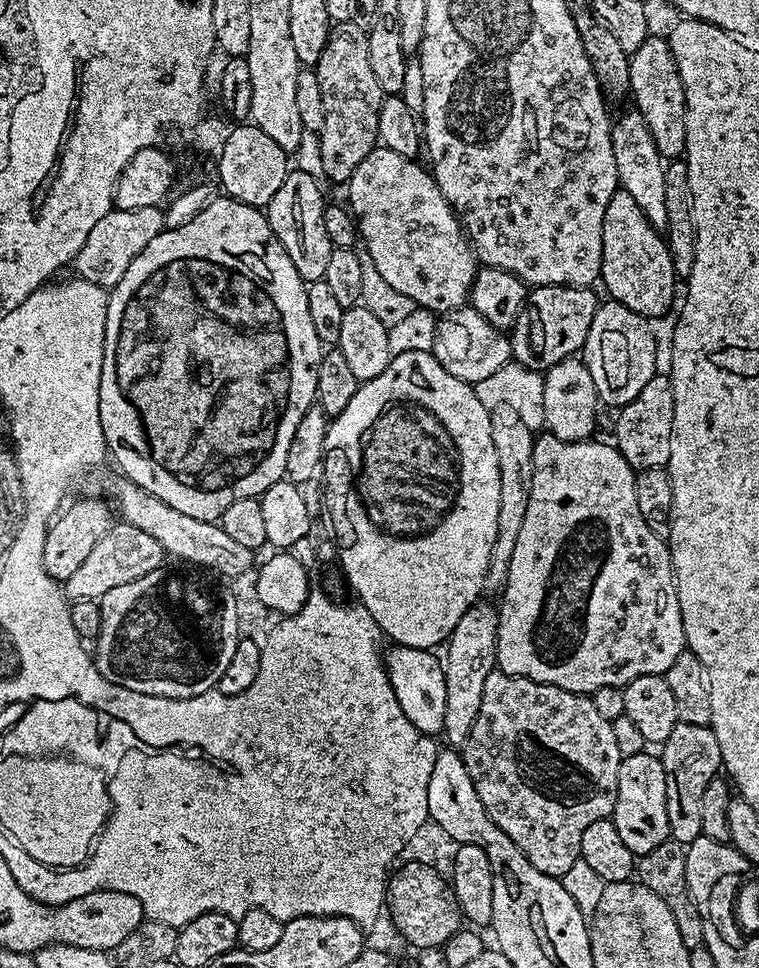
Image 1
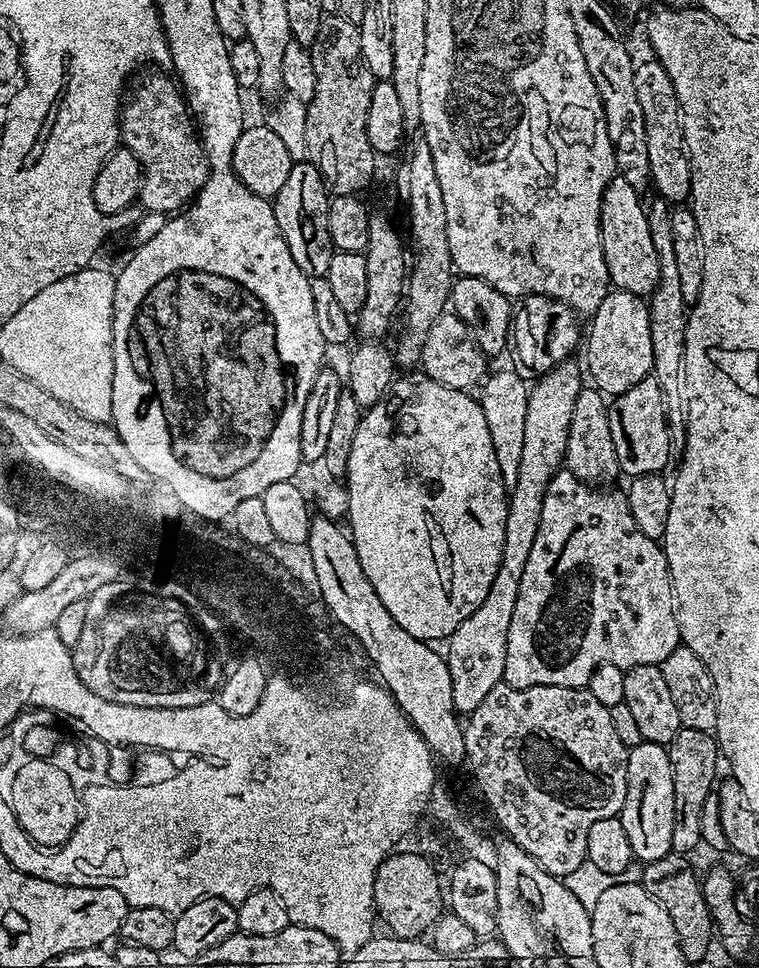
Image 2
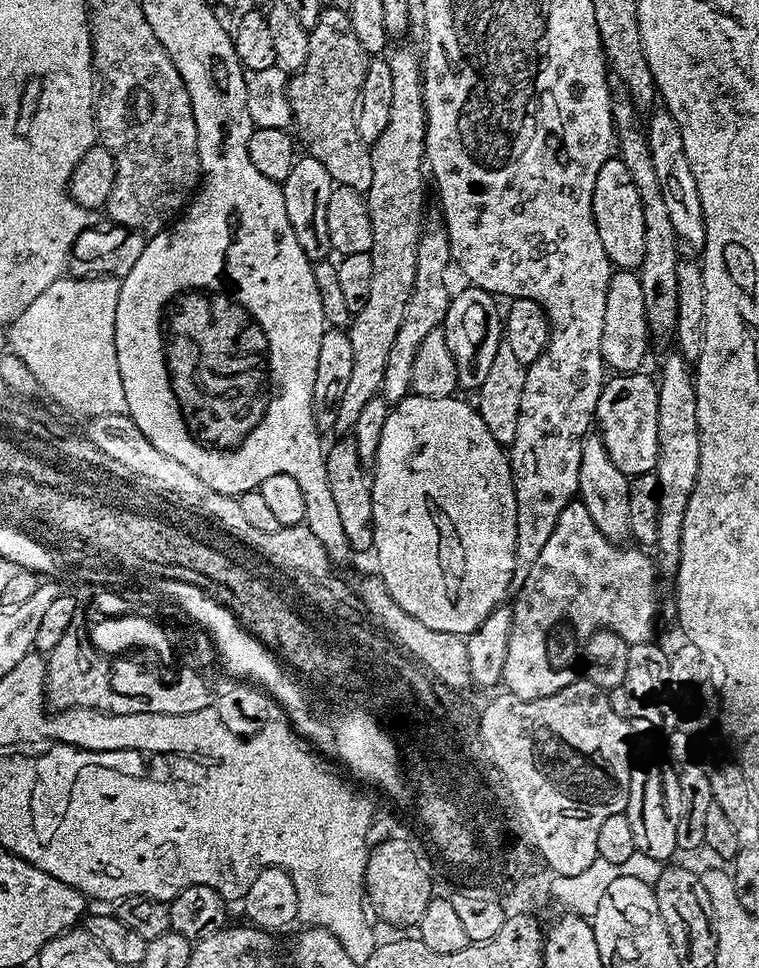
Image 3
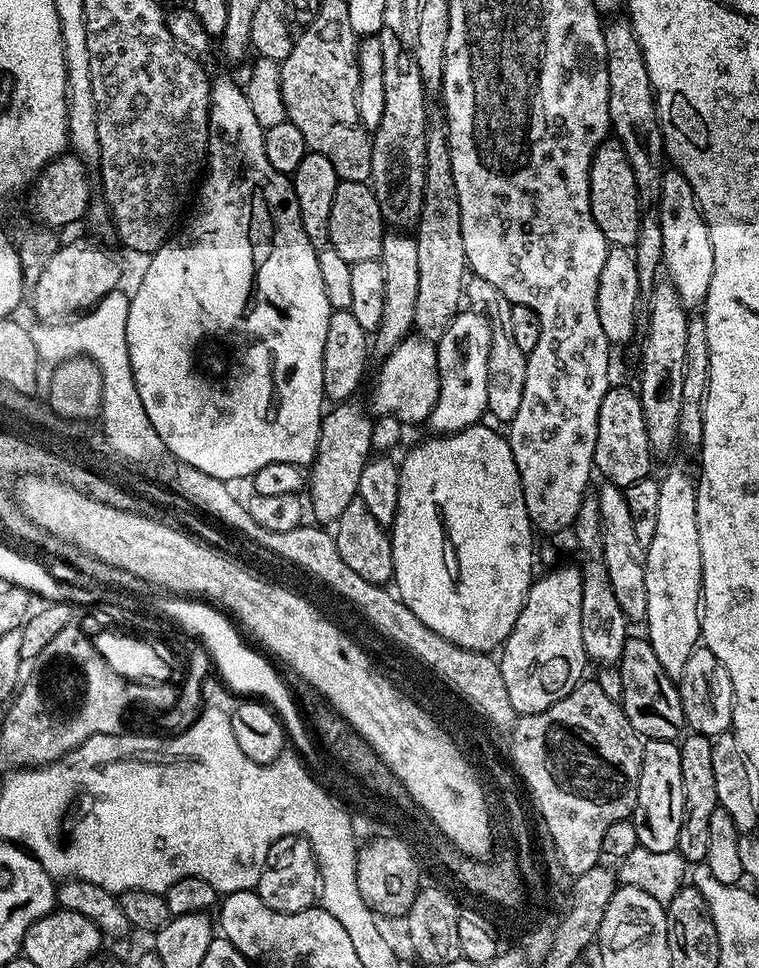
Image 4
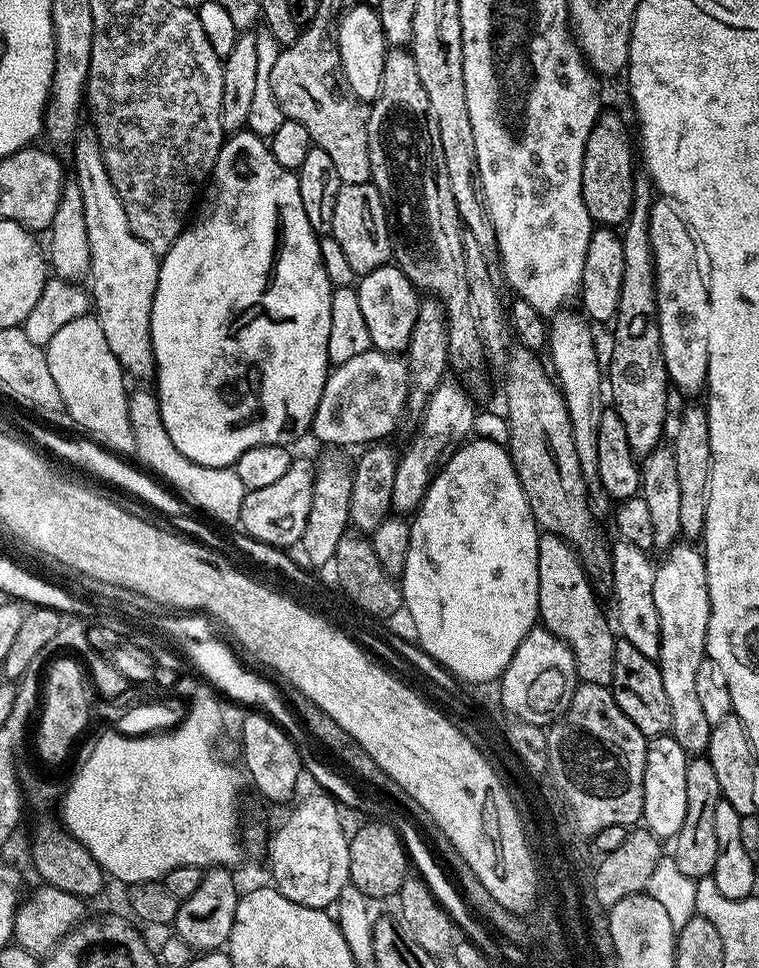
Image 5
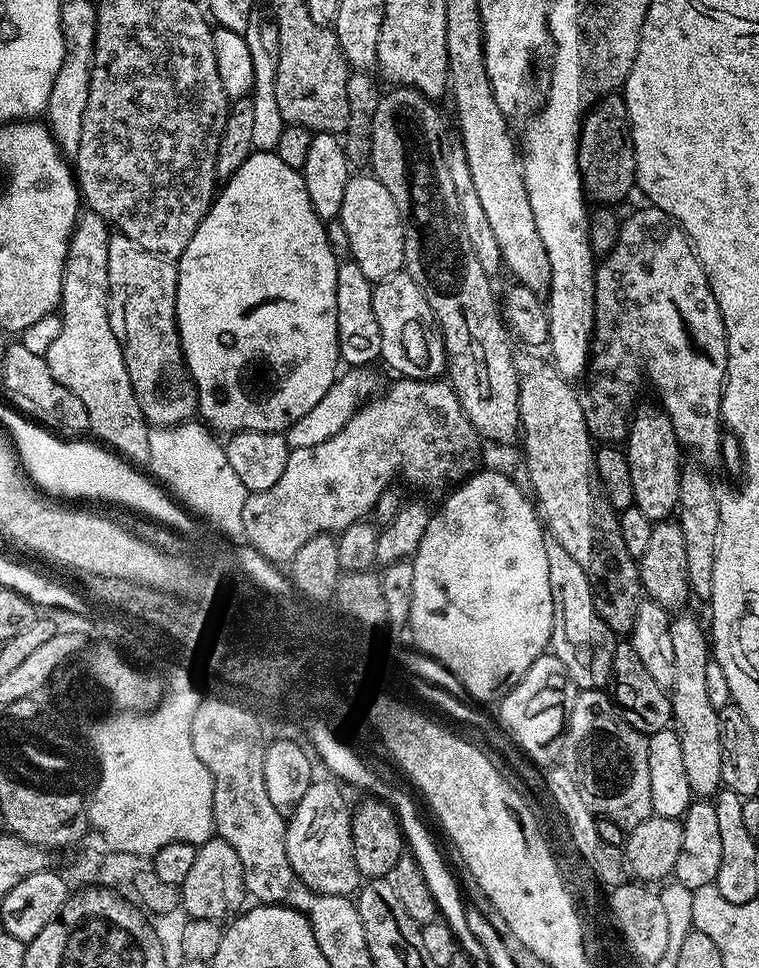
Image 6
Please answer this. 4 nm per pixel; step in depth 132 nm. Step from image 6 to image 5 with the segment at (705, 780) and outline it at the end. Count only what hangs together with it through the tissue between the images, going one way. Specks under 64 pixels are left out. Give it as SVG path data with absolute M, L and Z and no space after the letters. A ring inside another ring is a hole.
M677 542L663 553L664 561L656 564L654 578L654 607L658 609L658 626L660 627L660 655L658 663L662 674L662 686L666 690L666 698L670 701L670 726L668 732L689 754L704 754L708 751L712 726L706 722L706 714L697 693L698 666L706 659L708 650L708 623L712 607L710 606L710 590L706 578L704 554L699 547L688 542Z

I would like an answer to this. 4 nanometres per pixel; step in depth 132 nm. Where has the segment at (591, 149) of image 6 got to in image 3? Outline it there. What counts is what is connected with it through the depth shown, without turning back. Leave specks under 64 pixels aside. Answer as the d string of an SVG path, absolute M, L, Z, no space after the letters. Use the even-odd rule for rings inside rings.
M609 158L602 162L598 178L594 178L594 198L592 199L594 226L598 226L598 238L602 238L602 250L616 270L639 269L646 254L646 226L642 222L642 198L638 198L638 186L626 170L626 162L619 158Z

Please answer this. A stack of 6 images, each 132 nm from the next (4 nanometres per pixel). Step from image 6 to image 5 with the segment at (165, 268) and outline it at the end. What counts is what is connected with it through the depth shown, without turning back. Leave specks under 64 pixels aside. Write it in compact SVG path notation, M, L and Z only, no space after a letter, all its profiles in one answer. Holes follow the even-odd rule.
M87 130L77 131L76 139L70 145L70 153L72 152L72 168L70 164L70 172L74 175L74 182L78 186L78 190L82 194L82 214L86 218L86 238L90 246L90 266L88 267L88 276L92 280L92 288L90 287L91 303L94 305L94 315L96 321L102 326L102 334L106 334L106 342L110 342L110 350L114 350L114 358L118 358L118 362L123 366L125 373L129 377L132 376L136 380L151 381L156 374L156 359L154 358L154 350L152 349L152 335L150 334L150 318L152 317L152 307L154 306L154 294L158 290L158 274L160 273L161 257L146 242L142 242L130 230L130 222L126 218L126 210L122 206L122 198L118 198L118 190L114 190L114 182L110 182L110 174L106 170L106 162L102 158L102 150L100 144L96 140L95 131Z

